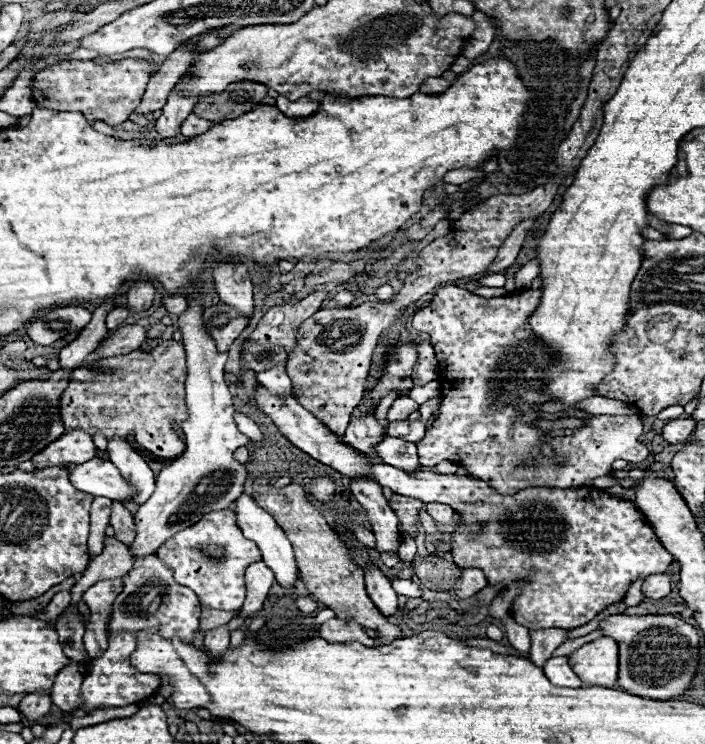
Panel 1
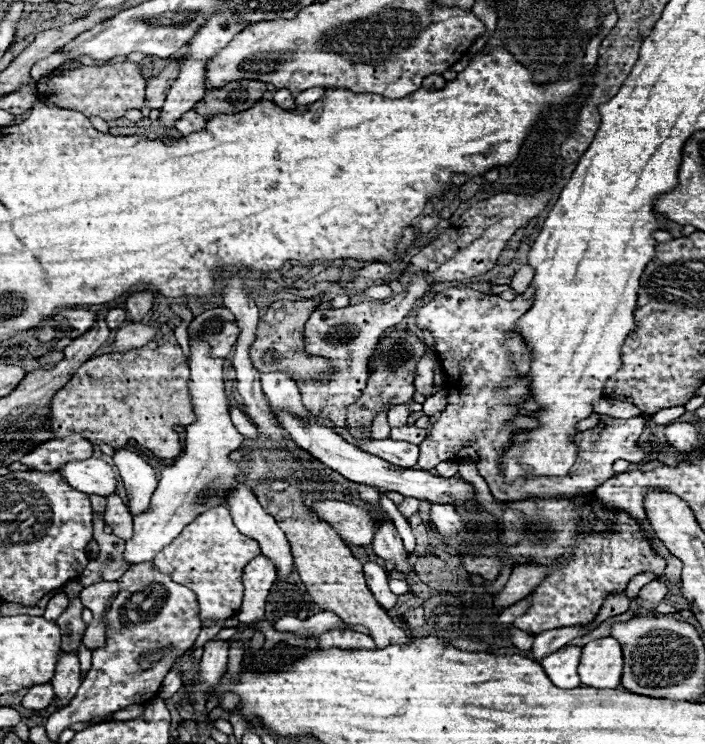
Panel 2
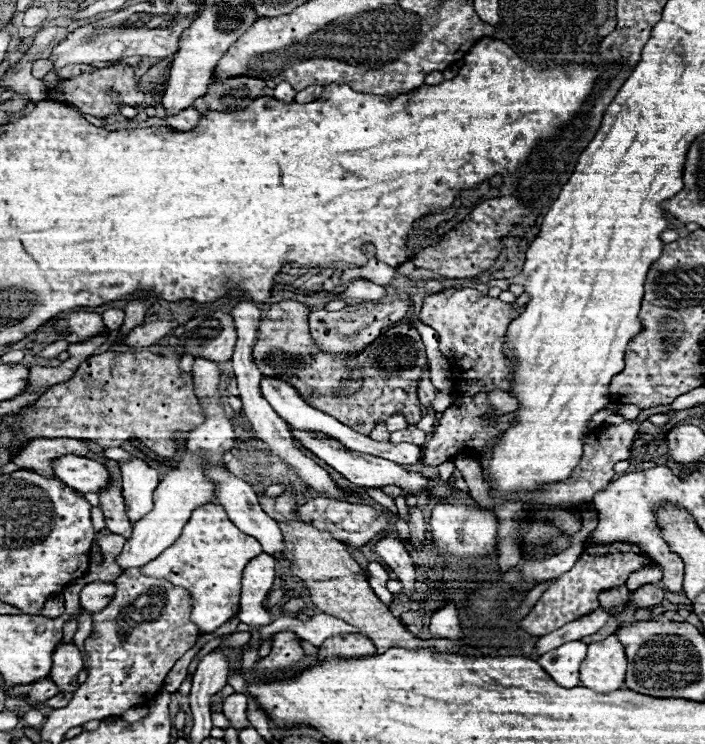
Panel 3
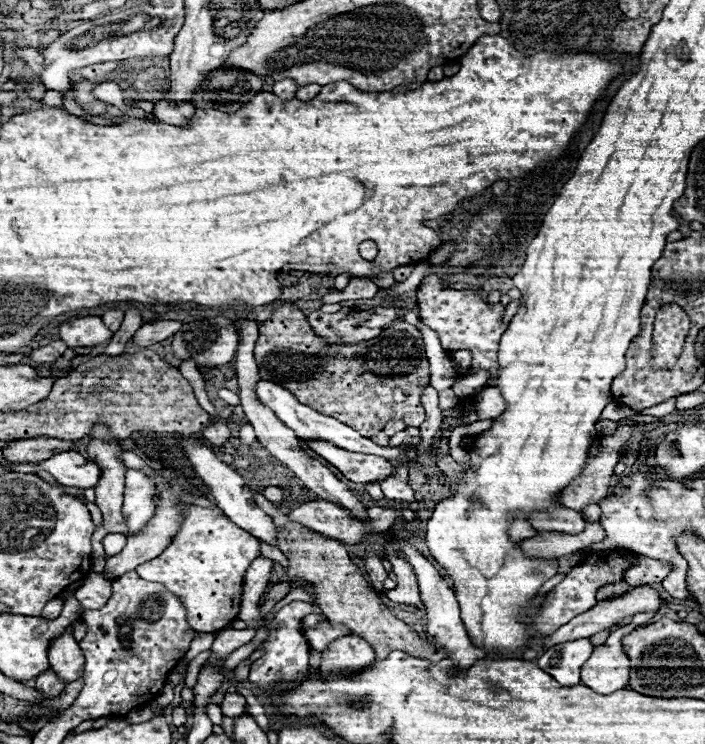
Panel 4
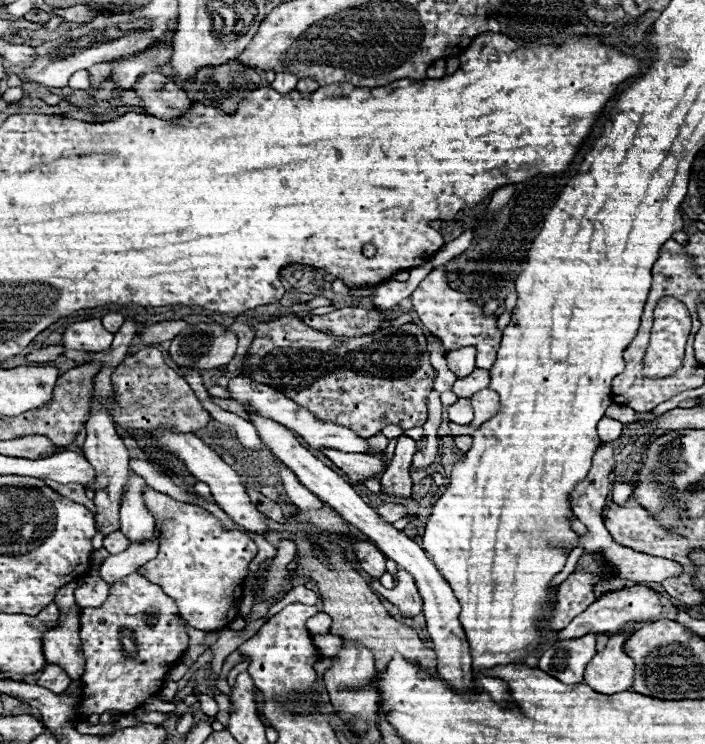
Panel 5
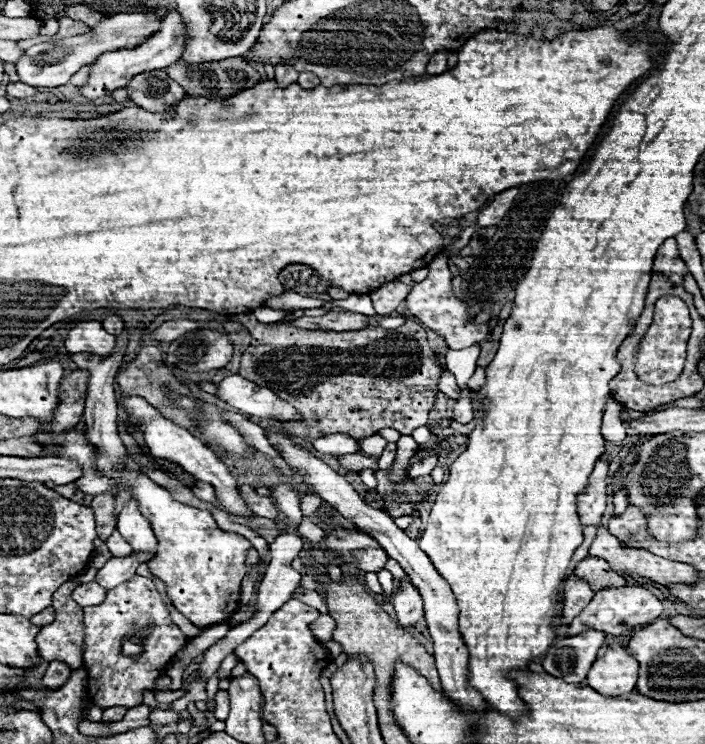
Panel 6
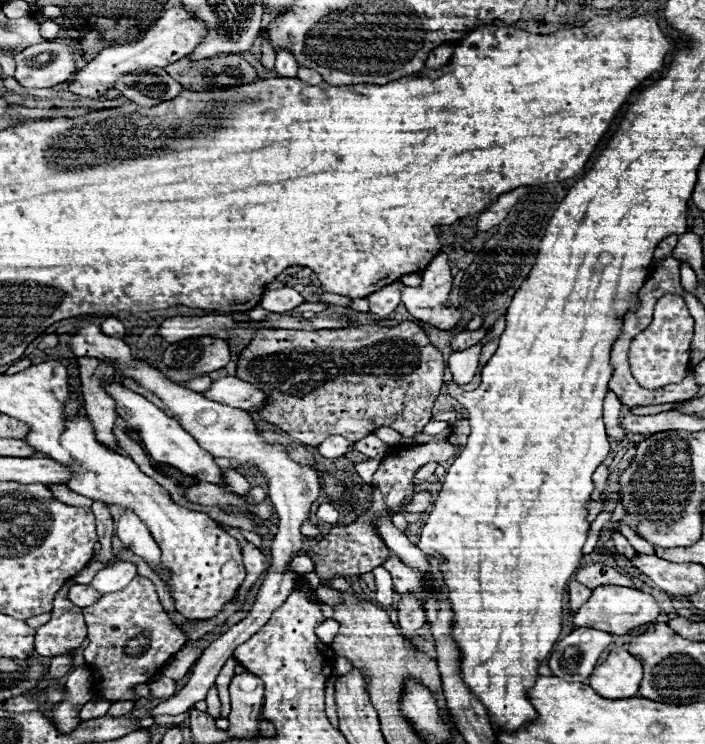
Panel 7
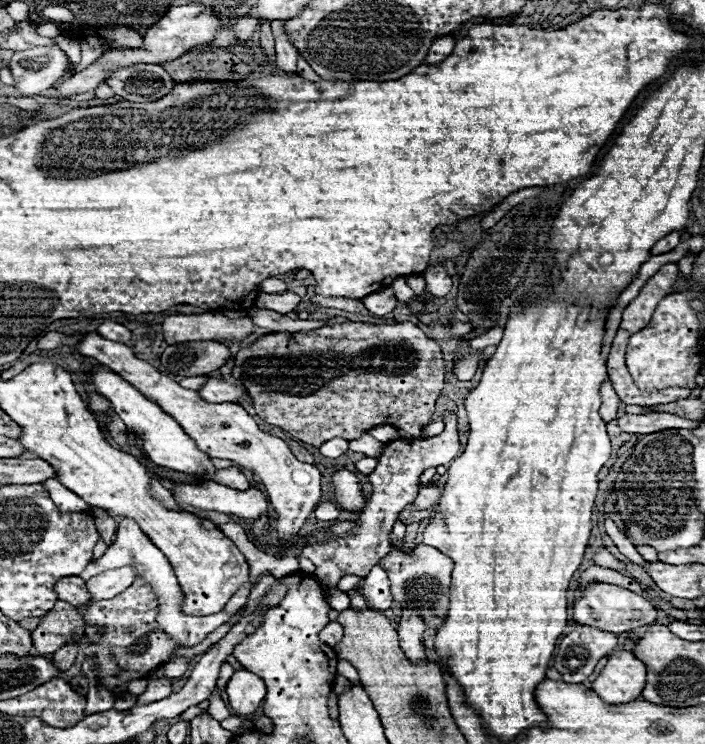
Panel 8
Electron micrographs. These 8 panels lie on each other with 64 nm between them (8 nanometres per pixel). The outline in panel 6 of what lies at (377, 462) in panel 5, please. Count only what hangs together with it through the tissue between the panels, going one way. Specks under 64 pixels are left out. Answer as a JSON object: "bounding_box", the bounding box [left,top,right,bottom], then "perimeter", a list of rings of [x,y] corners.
{"bounding_box":[338,454,378,472],"perimeter":[[[344,454],[338,458],[340,464],[344,468],[348,468],[350,472],[360,472],[362,468],[378,468],[378,460],[376,458],[370,458],[370,456],[364,456],[364,454]]]}

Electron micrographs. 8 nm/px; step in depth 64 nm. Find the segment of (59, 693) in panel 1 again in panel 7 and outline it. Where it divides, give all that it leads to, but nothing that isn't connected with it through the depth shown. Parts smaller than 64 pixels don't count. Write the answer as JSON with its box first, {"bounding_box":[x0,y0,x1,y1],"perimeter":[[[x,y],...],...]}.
{"bounding_box":[34,590,86,656],"perimeter":[[[60,590],[54,598],[54,610],[50,620],[36,630],[34,650],[40,656],[58,656],[74,652],[86,638],[86,622],[82,610],[66,598],[66,590]]]}

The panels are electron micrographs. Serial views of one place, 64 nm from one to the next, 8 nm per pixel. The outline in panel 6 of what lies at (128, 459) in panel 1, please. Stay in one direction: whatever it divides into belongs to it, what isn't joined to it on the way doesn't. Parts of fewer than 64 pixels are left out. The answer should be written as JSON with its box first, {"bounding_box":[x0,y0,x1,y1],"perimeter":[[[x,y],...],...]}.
{"bounding_box":[116,500,156,554],"perimeter":[[[128,500],[122,512],[118,514],[116,530],[122,534],[122,538],[136,550],[136,552],[150,552],[156,554],[156,538],[152,532],[150,522],[140,514],[136,500]]]}

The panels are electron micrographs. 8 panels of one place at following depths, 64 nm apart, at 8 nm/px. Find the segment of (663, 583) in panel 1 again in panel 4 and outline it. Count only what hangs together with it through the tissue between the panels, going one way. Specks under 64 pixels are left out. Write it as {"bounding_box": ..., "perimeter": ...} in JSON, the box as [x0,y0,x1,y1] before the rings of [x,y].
{"bounding_box":[544,586,660,648],"perimeter":[[[636,586],[632,588],[630,592],[624,592],[622,596],[616,596],[616,598],[608,598],[608,600],[600,600],[596,602],[596,606],[592,606],[592,610],[572,618],[568,624],[564,624],[560,630],[556,630],[552,636],[546,638],[544,642],[544,648],[552,648],[560,642],[568,642],[568,640],[580,640],[580,638],[590,638],[592,634],[596,632],[602,632],[602,630],[614,630],[618,628],[618,622],[628,618],[628,616],[634,616],[634,614],[640,614],[640,612],[658,612],[660,608],[660,594],[650,588],[650,586]]]}

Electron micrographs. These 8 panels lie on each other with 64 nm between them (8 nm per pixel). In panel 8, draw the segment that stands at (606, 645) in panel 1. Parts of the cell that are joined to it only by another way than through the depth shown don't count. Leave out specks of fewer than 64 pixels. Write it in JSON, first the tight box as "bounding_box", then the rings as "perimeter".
{"bounding_box":[592,652,646,704],"perimeter":[[[614,652],[592,690],[608,704],[626,704],[640,698],[646,686],[646,666],[632,652]]]}

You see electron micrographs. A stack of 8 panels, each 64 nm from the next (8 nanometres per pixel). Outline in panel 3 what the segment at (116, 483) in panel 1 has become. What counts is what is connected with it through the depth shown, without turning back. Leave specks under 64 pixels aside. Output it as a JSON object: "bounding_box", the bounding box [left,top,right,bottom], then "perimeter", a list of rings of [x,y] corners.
{"bounding_box":[52,454,108,492],"perimeter":[[[66,454],[56,460],[52,460],[54,476],[60,478],[66,486],[74,488],[76,492],[98,492],[100,488],[108,486],[108,470],[102,462]]]}

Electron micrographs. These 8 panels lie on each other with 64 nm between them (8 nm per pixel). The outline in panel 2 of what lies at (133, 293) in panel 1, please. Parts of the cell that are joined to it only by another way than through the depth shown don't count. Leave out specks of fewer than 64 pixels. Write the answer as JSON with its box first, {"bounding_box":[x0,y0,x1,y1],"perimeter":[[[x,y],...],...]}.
{"bounding_box":[126,290,152,324],"perimeter":[[[150,290],[132,294],[132,296],[128,298],[128,302],[126,302],[126,312],[128,312],[128,316],[130,316],[128,324],[140,322],[140,320],[148,314],[150,308],[152,308],[152,292],[150,292]]]}

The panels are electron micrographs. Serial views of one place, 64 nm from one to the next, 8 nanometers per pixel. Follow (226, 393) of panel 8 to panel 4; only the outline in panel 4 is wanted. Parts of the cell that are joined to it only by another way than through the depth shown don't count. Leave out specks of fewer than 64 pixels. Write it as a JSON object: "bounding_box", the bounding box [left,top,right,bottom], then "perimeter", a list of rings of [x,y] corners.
{"bounding_box":[256,380,402,460],"perimeter":[[[260,380],[260,382],[256,384],[256,396],[258,396],[258,400],[260,400],[264,406],[268,406],[268,408],[276,414],[276,418],[280,418],[288,428],[292,428],[292,430],[298,434],[298,438],[302,438],[302,440],[324,440],[324,442],[332,442],[334,446],[340,446],[342,450],[348,450],[348,452],[374,454],[374,456],[382,456],[382,458],[386,458],[386,460],[400,460],[400,458],[402,458],[400,446],[390,448],[390,446],[378,446],[378,444],[374,444],[370,438],[360,436],[356,430],[344,426],[342,422],[338,422],[338,420],[334,420],[334,418],[328,418],[328,416],[322,416],[322,414],[318,414],[316,410],[312,410],[310,406],[300,404],[300,402],[298,402],[288,390],[284,390],[282,386],[276,386],[276,384],[272,384],[272,382],[262,382],[262,380]]]}

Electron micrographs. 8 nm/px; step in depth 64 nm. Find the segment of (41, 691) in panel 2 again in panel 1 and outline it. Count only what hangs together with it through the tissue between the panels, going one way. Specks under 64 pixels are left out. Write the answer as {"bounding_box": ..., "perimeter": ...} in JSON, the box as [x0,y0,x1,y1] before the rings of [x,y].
{"bounding_box":[18,692,52,720],"perimeter":[[[30,692],[22,698],[18,710],[28,720],[38,720],[48,712],[50,706],[52,706],[52,698],[48,692]]]}

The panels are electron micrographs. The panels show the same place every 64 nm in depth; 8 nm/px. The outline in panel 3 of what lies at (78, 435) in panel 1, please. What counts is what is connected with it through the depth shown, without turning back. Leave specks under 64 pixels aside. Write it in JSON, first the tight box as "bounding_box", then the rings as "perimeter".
{"bounding_box":[12,438,88,472],"perimeter":[[[36,438],[30,440],[28,444],[24,444],[16,458],[12,458],[14,464],[18,464],[20,468],[28,468],[28,470],[44,470],[44,472],[52,472],[52,460],[60,458],[64,454],[76,454],[76,456],[86,456],[88,454],[88,446],[80,440],[72,440],[72,438]]]}

